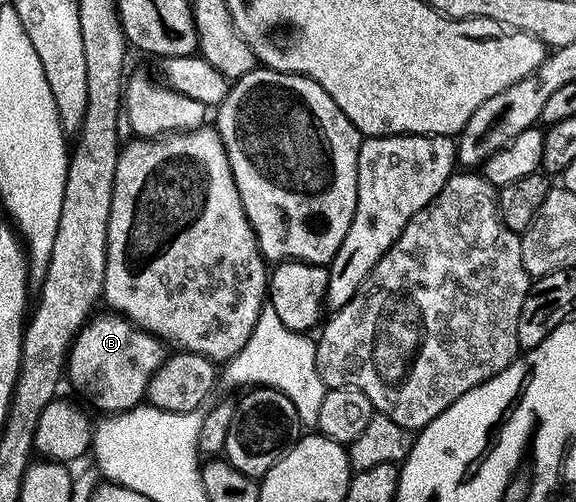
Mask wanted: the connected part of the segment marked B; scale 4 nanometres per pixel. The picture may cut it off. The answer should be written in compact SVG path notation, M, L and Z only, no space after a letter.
M97 314L89 318L76 334L68 352L66 379L67 382L72 382L100 413L119 413L141 406L145 402L150 377L154 377L154 373L163 365L166 347L155 335L143 331L123 315L107 314Z

